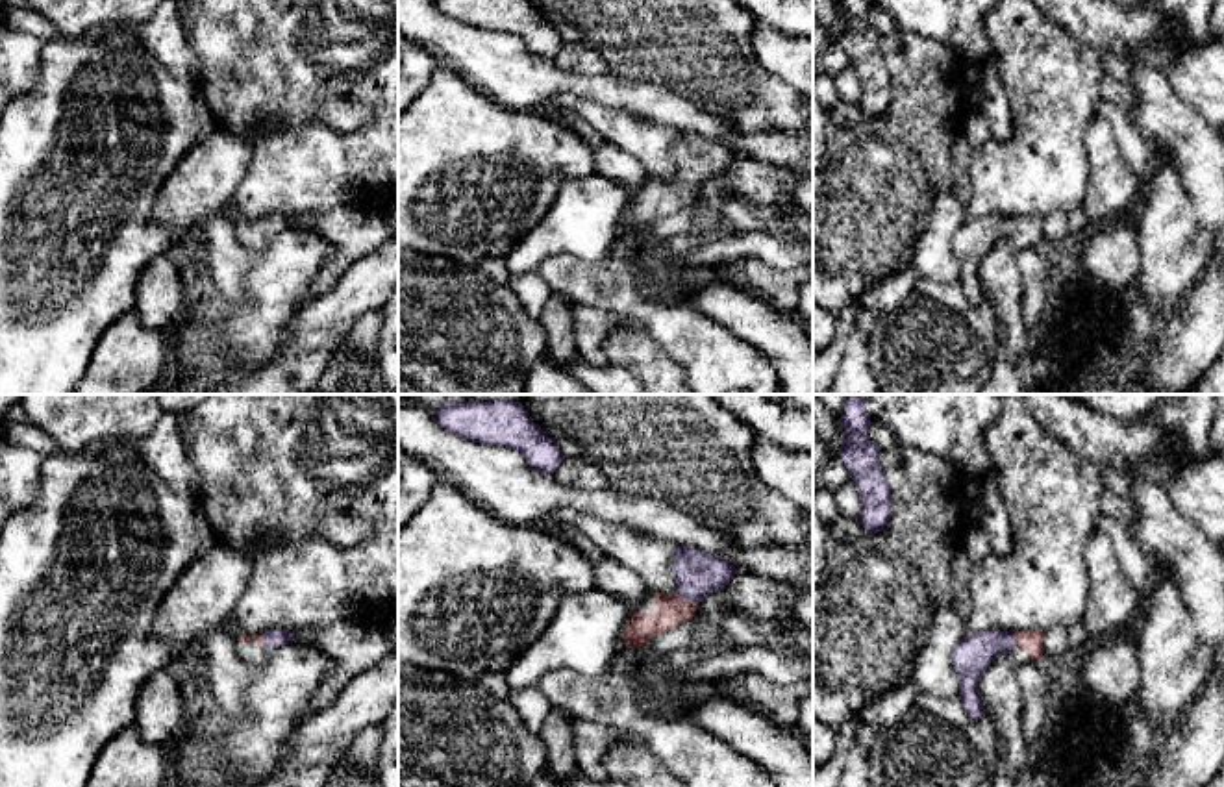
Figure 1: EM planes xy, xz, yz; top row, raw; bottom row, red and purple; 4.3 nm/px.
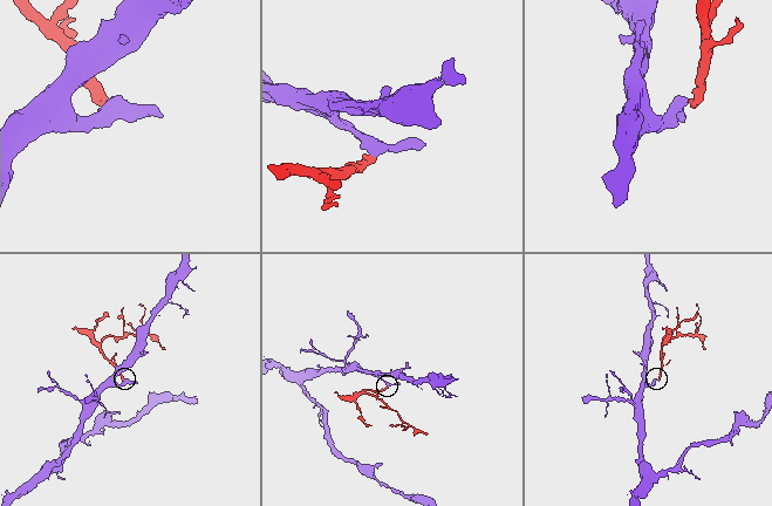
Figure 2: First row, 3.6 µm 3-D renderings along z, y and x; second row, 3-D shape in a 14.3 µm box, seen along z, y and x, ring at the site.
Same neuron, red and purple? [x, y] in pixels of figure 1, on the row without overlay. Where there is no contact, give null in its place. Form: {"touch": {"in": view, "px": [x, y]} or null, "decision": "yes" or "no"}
{"touch": {"in": "xz", "px": [684, 184]}, "decision": "yes"}

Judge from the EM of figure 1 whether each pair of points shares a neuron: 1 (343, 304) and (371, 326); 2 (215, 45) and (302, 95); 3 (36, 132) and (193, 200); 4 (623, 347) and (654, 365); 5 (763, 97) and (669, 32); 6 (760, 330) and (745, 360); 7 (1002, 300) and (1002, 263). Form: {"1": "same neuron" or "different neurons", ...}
{"1": "different neurons", "2": "same neuron", "3": "different neurons", "4": "same neuron", "5": "same neuron", "6": "different neurons", "7": "same neuron"}

